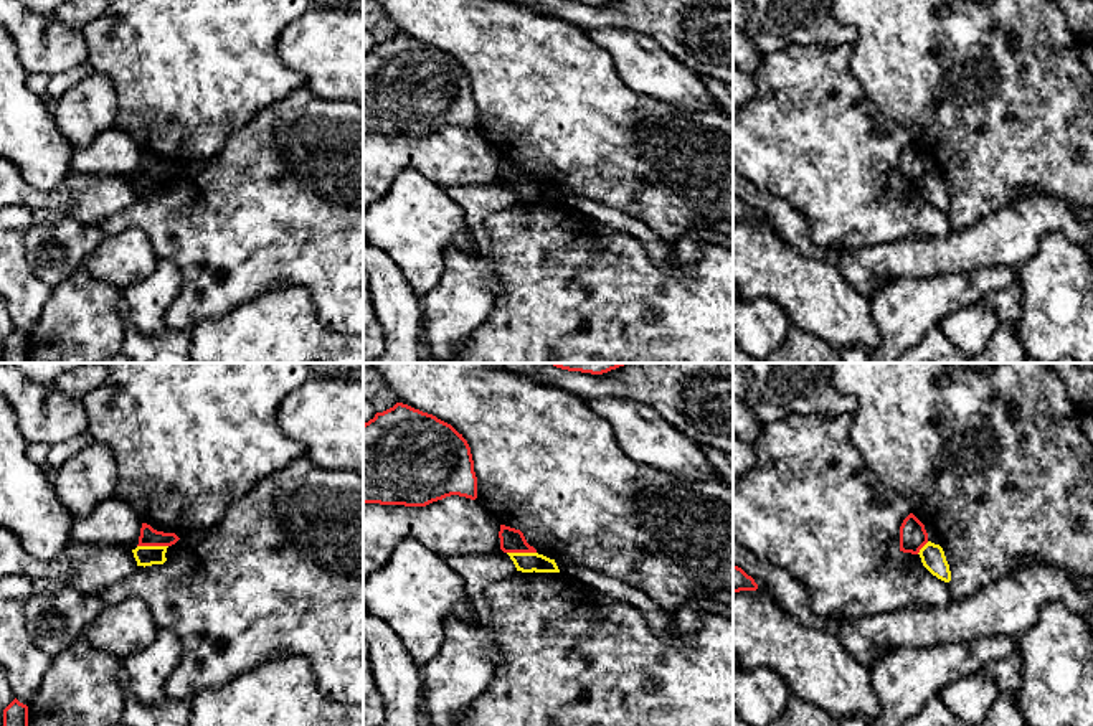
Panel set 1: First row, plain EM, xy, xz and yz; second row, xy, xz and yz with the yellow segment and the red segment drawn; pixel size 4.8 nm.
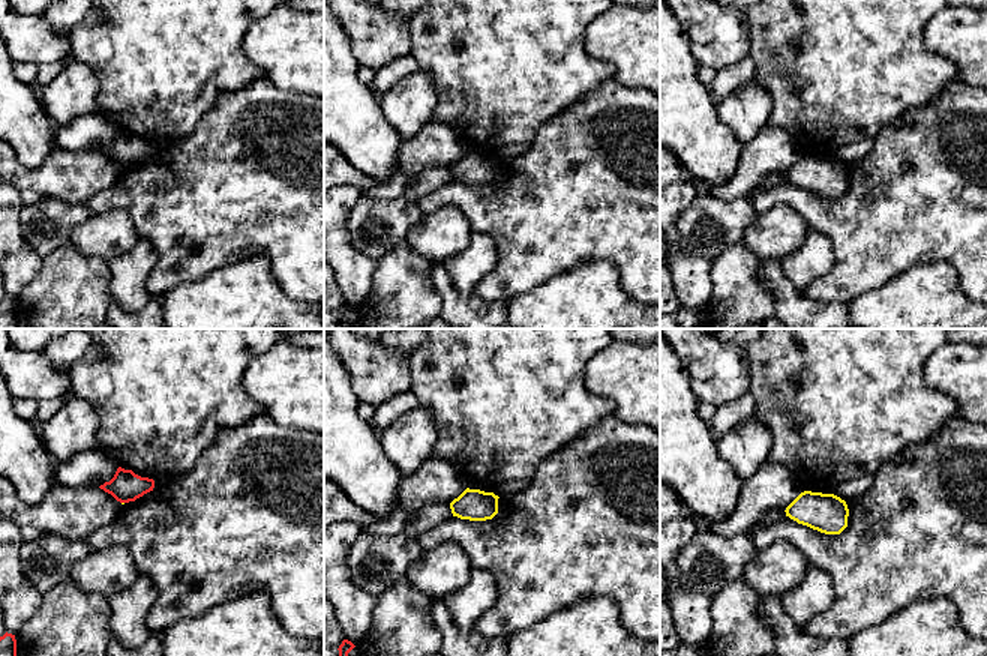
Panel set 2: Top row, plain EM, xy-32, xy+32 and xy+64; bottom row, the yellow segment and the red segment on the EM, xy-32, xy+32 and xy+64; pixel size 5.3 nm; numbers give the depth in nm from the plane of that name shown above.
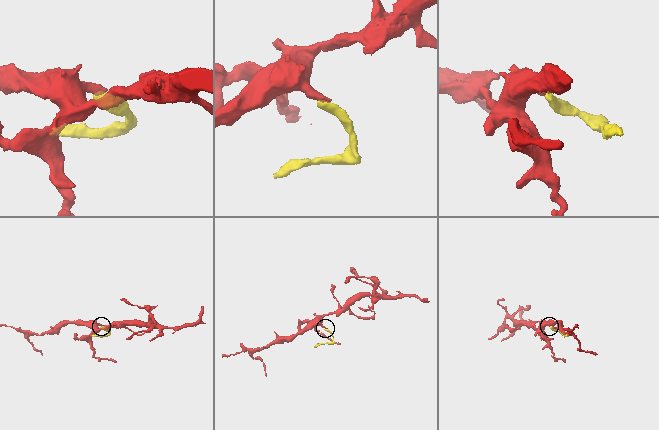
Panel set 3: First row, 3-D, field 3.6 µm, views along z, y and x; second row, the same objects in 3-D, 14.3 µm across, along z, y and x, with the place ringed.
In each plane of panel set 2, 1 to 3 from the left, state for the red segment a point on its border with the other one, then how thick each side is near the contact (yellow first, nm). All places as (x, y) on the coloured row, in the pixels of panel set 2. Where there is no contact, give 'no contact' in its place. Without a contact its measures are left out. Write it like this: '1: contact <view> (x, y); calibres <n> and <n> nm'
1: no contact
2: no contact
3: no contact

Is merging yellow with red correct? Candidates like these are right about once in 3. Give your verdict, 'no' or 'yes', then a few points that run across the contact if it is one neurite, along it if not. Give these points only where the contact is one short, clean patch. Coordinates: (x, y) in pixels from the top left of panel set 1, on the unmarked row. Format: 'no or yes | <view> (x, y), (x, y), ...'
no | xy (137, 175), (167, 177)

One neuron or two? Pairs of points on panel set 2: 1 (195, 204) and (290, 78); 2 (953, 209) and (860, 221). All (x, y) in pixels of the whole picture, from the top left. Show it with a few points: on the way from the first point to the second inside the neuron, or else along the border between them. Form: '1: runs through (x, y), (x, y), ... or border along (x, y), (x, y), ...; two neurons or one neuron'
1: border along (264, 75), (281, 89), (305, 92), (308, 95); two neurons
2: runs through (930, 209), (900, 209), (888, 221), (882, 221); one neuron

